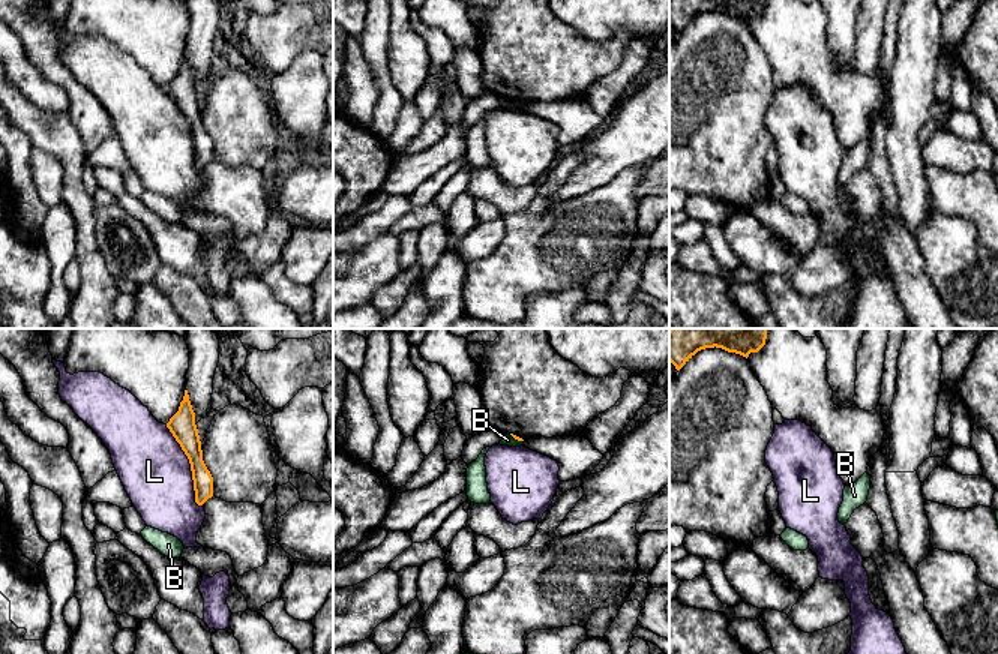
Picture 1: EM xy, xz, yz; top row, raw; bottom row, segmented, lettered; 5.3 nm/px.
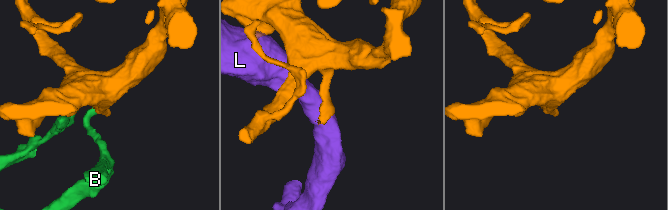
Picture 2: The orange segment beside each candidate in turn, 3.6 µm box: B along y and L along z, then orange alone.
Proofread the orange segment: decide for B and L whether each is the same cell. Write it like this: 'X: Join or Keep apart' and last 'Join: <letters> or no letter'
B: Keep apart
L: Keep apart
Join: no letter

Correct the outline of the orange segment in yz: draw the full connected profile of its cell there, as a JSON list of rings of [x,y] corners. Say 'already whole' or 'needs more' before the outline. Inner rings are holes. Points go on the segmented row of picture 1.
already whole | [[[669,328],[669,362],[680,370],[698,351],[722,348],[749,357],[767,339],[767,328]]]

